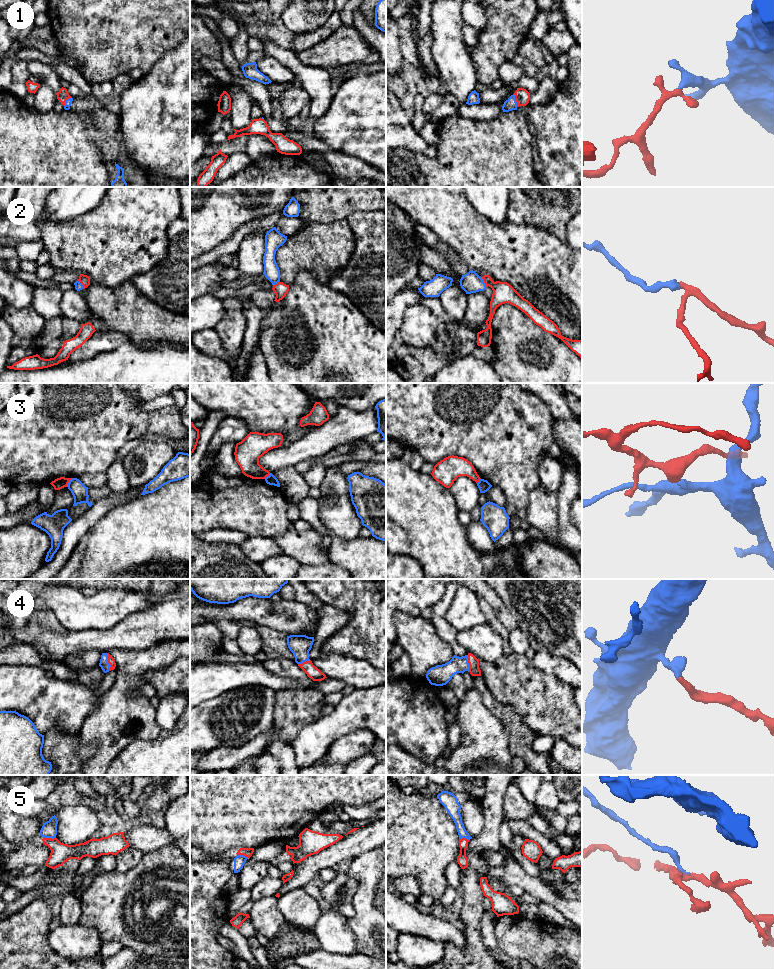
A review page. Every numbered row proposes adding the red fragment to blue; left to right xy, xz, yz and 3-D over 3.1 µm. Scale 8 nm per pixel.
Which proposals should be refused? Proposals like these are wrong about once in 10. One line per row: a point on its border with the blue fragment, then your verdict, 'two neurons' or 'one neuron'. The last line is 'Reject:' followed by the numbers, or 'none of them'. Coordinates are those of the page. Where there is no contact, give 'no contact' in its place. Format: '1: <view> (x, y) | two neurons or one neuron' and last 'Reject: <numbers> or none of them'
1: yz (515, 100) | one neuron
2: yz (483, 282) | one neuron
3: xy (69, 482) | one neuron
4: xy (107, 662) | one neuron
5: xy (50, 837) | two neurons
Reject: 5

